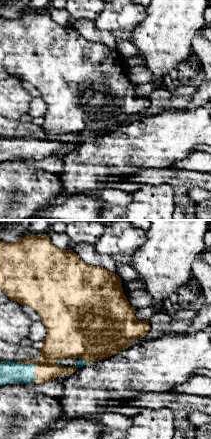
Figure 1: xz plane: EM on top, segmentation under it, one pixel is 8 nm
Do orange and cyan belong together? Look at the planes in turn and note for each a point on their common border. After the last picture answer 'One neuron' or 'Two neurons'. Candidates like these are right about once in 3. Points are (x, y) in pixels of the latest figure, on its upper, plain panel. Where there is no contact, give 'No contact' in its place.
Touches orange at (35, 139)

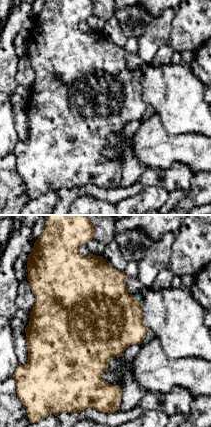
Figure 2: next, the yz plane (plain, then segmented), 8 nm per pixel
Touches orange at (136, 74)

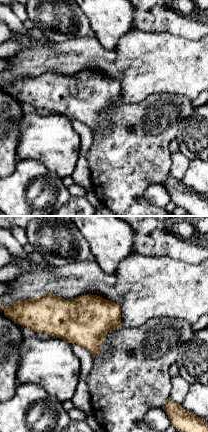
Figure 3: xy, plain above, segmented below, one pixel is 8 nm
No contact

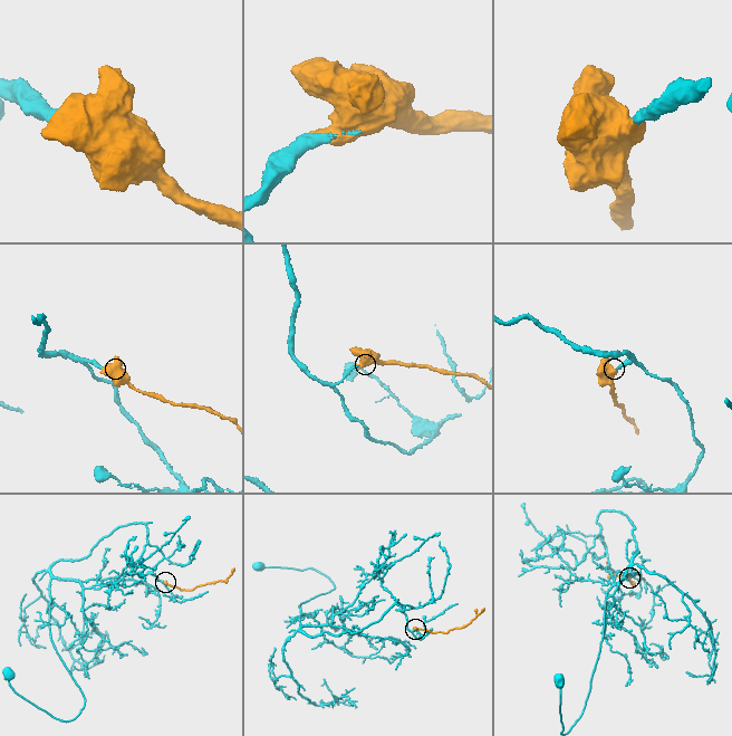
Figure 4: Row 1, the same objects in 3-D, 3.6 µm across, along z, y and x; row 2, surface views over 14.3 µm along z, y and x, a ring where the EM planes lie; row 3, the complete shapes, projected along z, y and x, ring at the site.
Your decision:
One neuron

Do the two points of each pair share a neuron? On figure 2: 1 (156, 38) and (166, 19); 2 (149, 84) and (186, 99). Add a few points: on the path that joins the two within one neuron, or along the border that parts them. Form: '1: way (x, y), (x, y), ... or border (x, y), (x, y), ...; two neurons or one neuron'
1: way (157, 33), (163, 24); one neuron
2: way (158, 84), (173, 90), (177, 94); one neuron

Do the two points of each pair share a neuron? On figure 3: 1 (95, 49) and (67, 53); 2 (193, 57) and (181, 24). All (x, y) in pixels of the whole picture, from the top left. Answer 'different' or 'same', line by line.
1: same
2: different

